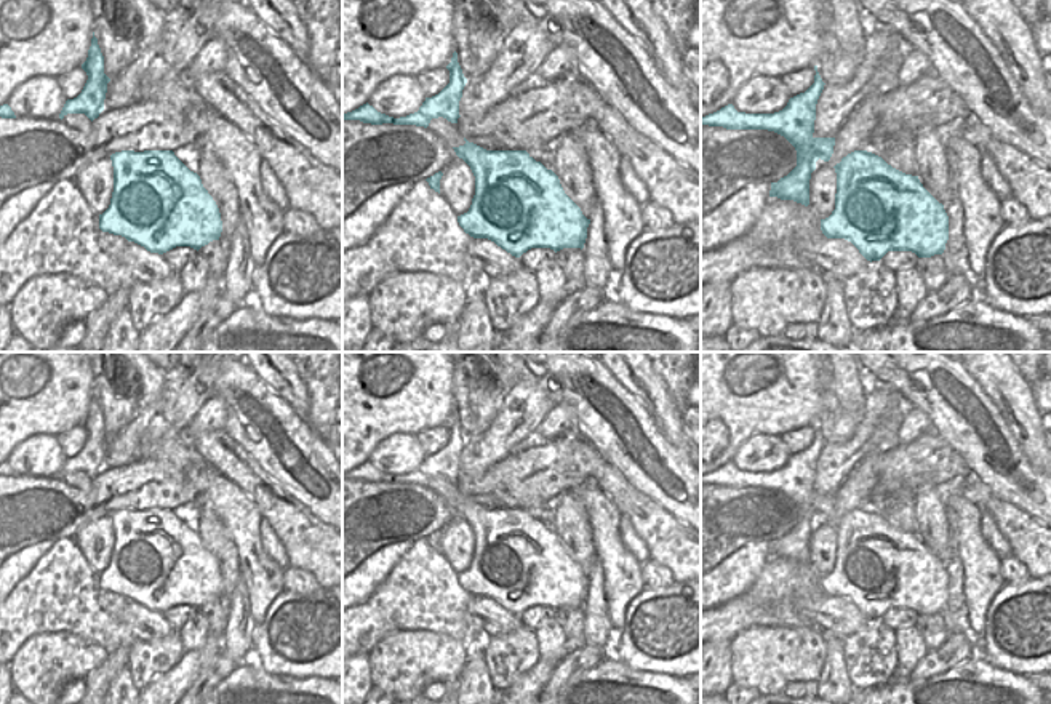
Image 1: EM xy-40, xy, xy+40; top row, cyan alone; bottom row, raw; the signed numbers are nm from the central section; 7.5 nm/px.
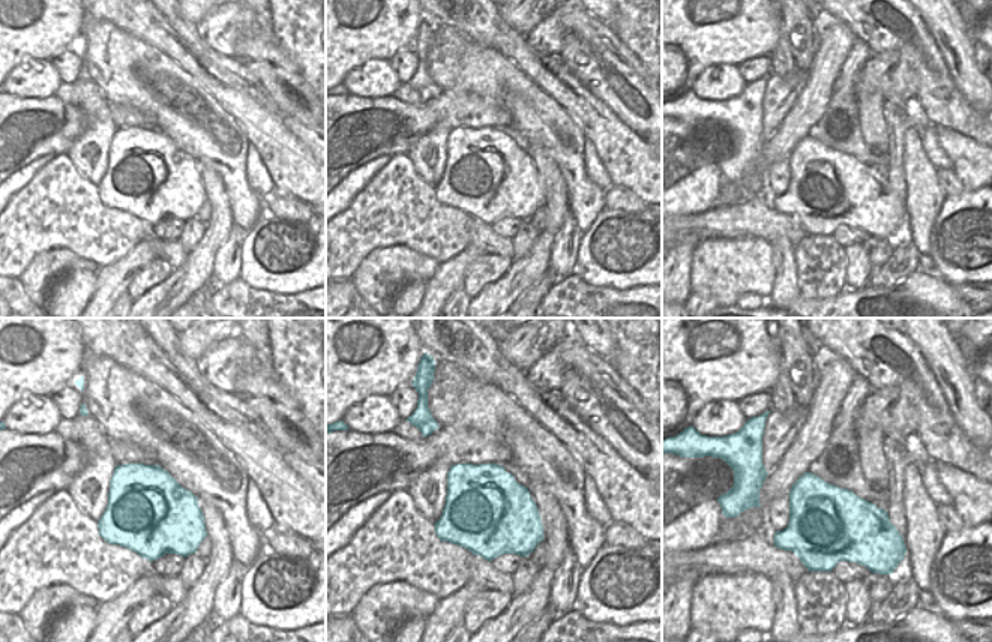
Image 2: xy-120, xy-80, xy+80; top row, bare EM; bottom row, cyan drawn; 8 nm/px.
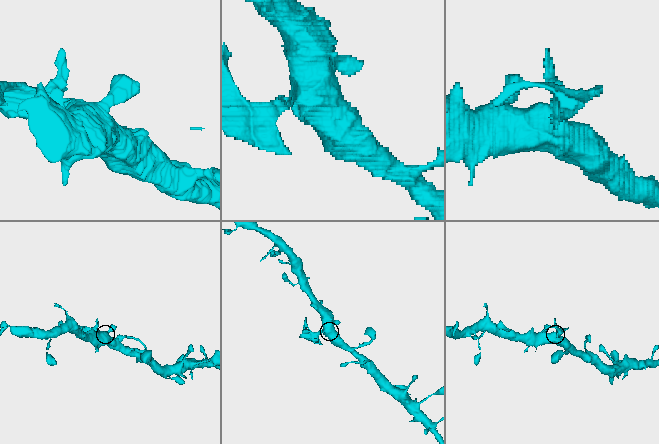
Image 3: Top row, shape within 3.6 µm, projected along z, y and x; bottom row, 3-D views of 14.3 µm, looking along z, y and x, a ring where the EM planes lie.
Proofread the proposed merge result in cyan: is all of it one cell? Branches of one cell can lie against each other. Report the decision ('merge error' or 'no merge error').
merge error

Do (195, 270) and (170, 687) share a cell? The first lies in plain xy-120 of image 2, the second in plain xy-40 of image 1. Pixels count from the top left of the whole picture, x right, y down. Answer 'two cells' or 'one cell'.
one cell

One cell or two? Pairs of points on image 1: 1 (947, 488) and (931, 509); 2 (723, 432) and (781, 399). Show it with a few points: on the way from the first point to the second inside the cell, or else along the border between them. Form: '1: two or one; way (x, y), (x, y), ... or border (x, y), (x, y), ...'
1: two; border (936, 487), (949, 535)
2: one; way (738, 418), (757, 399), (767, 399)

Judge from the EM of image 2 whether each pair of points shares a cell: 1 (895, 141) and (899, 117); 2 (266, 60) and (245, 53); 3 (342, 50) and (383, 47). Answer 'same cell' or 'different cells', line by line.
1: same cell
2: same cell
3: same cell

